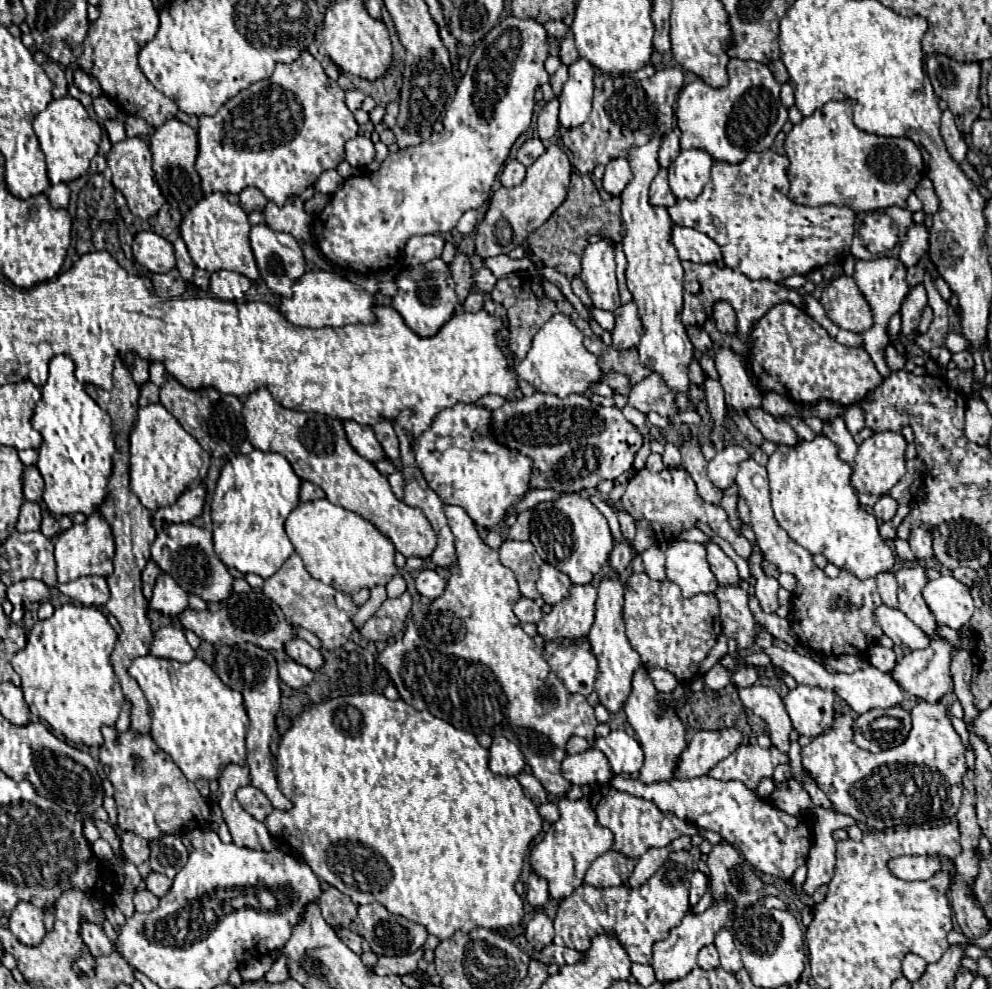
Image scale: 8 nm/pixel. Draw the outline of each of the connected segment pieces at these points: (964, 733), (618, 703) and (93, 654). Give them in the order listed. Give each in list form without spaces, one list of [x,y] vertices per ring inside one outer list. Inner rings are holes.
[[[948,712],[948,715],[950,715],[950,720],[952,721],[952,725],[954,725],[956,732],[960,735],[964,746],[966,748],[972,749],[972,746],[970,745],[970,741],[969,741],[969,732],[963,719],[958,719],[954,717],[951,714],[951,712]]]
[[[606,575],[602,577],[598,585],[598,599],[596,599],[596,621],[588,633],[588,641],[592,647],[592,653],[598,659],[600,675],[596,679],[596,693],[600,697],[600,703],[610,711],[620,711],[626,697],[630,695],[630,681],[634,671],[640,667],[640,655],[634,651],[634,647],[628,641],[626,625],[622,619],[622,605],[624,605],[624,585],[620,583],[618,575]]]
[[[64,603],[50,619],[38,621],[28,633],[26,647],[12,657],[32,715],[38,715],[72,743],[98,747],[102,743],[100,727],[116,723],[124,701],[110,665],[114,643],[116,631],[96,607]]]

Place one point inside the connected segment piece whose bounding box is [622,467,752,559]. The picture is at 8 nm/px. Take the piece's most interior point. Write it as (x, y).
(669, 500)

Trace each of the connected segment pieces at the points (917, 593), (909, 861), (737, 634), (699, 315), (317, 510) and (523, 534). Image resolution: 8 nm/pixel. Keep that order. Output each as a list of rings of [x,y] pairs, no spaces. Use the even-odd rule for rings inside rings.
[[[914,563],[910,567],[898,569],[894,575],[898,581],[898,603],[900,603],[898,609],[914,625],[918,625],[926,635],[932,635],[936,621],[934,621],[934,615],[922,597],[922,589],[930,581],[926,567],[922,563]]]
[[[924,855],[924,857],[894,857],[888,867],[890,873],[904,881],[928,881],[936,873],[940,873],[944,859],[940,855]]]
[[[718,585],[714,595],[720,601],[720,619],[726,637],[736,639],[738,649],[752,647],[756,621],[748,609],[748,593],[738,585]]]
[[[682,261],[684,267],[684,307],[682,307],[682,323],[684,325],[704,325],[704,321],[712,313],[712,305],[716,301],[728,301],[738,317],[738,335],[744,339],[748,345],[750,333],[754,323],[776,303],[780,301],[792,301],[796,307],[804,307],[804,299],[798,291],[788,289],[784,285],[778,285],[768,279],[760,281],[750,281],[746,275],[732,271],[730,267],[722,265],[718,267],[716,263],[706,263],[706,265],[696,265],[690,261]]]
[[[328,499],[306,501],[292,509],[286,519],[286,535],[302,557],[306,571],[344,593],[354,595],[362,587],[386,585],[396,575],[392,543],[372,523]]]
[[[524,511],[518,515],[518,521],[510,527],[508,531],[508,539],[510,541],[528,541],[530,533],[528,533],[528,523],[530,523],[530,511]]]

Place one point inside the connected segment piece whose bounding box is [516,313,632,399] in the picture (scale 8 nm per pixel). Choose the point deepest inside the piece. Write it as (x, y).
(558, 363)

